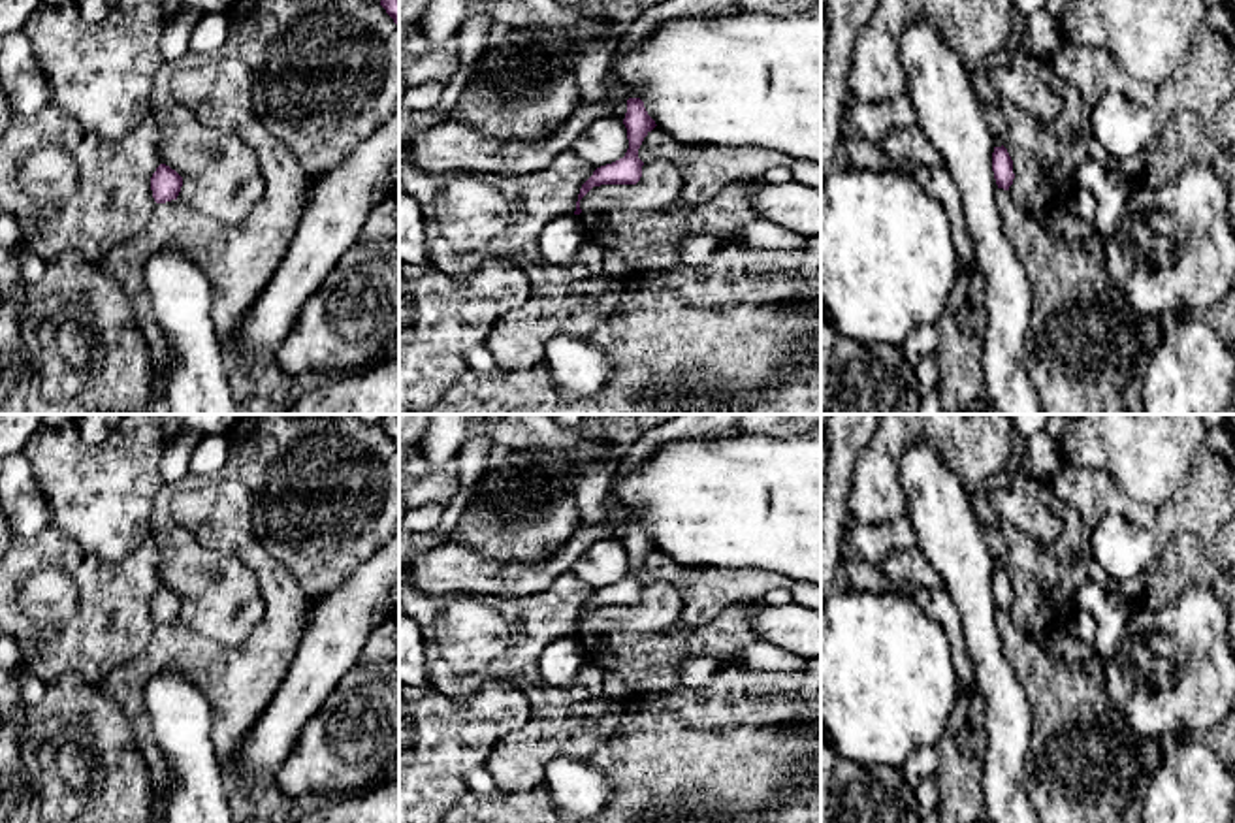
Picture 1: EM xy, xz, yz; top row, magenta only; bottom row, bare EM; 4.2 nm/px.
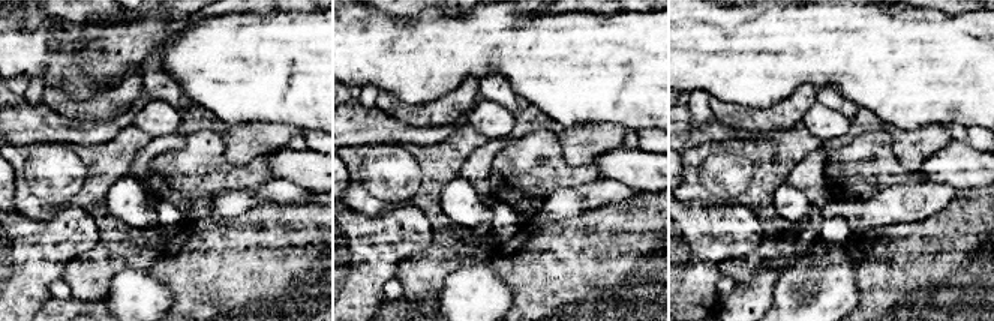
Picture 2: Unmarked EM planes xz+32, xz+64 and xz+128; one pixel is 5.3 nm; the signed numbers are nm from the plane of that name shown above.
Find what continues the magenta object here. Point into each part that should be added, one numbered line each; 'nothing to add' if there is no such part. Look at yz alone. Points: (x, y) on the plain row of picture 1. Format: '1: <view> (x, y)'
nothing to add

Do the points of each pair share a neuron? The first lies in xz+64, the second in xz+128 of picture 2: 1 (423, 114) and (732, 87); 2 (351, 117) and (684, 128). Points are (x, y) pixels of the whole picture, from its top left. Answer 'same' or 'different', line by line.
1: different
2: same

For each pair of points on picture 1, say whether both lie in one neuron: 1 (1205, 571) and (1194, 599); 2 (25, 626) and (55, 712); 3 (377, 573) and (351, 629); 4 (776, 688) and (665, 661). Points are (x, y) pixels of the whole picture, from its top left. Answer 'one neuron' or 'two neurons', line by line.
1: two neurons
2: two neurons
3: one neuron
4: two neurons

